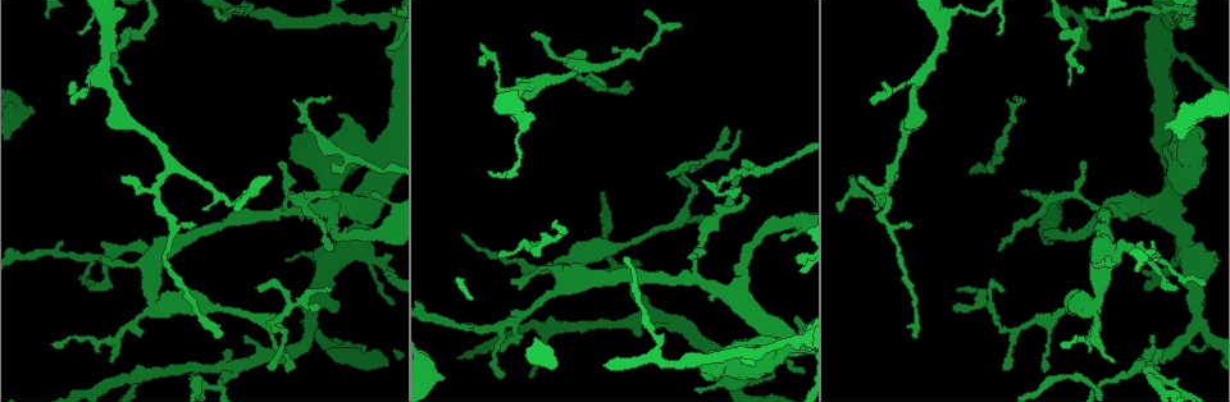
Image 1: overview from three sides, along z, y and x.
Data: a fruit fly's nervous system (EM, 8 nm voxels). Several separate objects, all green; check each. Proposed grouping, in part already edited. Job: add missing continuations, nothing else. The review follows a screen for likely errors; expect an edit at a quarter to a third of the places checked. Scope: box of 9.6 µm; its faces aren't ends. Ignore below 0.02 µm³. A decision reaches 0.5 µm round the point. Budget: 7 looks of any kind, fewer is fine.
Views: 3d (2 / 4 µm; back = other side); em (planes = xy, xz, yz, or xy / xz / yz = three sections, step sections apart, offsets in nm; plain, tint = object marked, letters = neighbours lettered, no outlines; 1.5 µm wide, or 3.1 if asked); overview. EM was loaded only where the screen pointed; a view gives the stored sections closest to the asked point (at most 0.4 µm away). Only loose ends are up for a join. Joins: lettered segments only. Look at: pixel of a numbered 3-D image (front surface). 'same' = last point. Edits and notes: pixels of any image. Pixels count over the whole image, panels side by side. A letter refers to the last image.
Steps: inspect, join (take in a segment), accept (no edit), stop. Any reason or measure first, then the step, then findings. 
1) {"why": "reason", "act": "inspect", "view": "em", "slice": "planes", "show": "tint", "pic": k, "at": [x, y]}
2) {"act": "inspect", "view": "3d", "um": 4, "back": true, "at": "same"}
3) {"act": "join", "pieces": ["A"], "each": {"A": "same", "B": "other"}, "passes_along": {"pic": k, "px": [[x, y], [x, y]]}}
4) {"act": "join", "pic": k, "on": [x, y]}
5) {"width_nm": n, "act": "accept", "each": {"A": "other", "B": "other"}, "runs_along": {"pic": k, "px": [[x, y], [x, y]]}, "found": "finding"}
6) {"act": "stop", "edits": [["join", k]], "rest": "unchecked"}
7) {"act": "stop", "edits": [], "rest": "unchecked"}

{"why": "an open end", "act": "inspect", "view": "em", "slice": "planes", "show": "letters", "pic": 1, "at": [332, 162]}

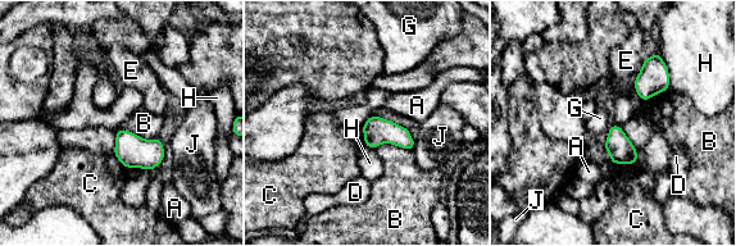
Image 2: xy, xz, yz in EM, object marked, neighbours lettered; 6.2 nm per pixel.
{"act": "accept", "each": {"A": "other", "B": "other", "C": "other", "D": "other", "E": "other", "G": "other", "H": "other", "J": "other"}, "border": {"pic": 2, "px": [[116, 132], [158, 137]]}, "found": "none of them fits"}

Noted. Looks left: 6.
{"act": "inspect", "view": "em", "slice": "yz", "step": 8, "show": "tint", "pic": 1, "at": [862, 176]}

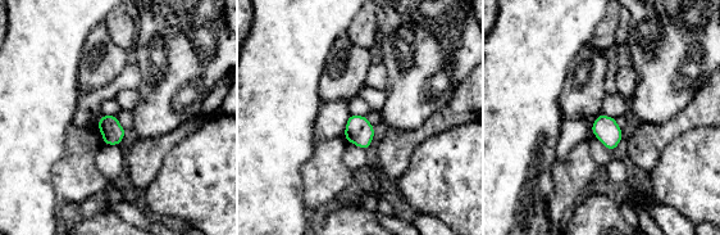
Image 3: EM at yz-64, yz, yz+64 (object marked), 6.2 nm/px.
{"act": "inspect", "view": "em", "slice": "planes", "show": "tint", "at": "same"}

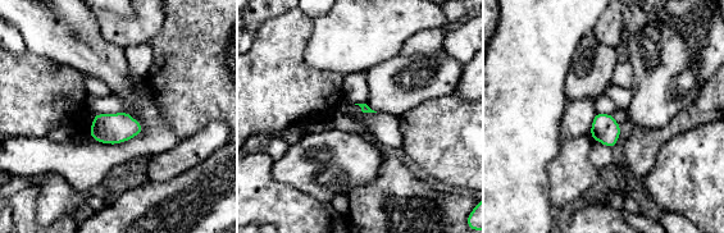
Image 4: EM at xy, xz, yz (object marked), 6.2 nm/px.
{"why": "see the neighbours", "act": "inspect", "view": "em", "slice": "planes", "show": "letters", "at": "same"}

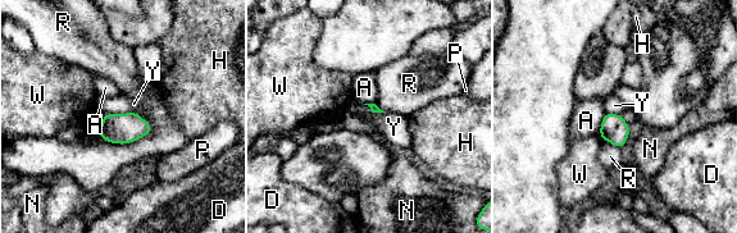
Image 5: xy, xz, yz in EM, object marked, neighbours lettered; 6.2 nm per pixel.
{"act": "accept", "each": {"A": "other", "D": "other", "H": "other", "N": "other", "P": "other", "R": "other", "W": "other", "Y": "other"}, "border": {"pic": 5, "px": [[135, 112], [104, 114]]}, "found": "none of them fits"}

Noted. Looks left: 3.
{"why": "thick end", "act": "inspect", "view": "em", "slice": "yz", "step": 4, "show": "letters", "pic": 1, "at": [444, 376]}

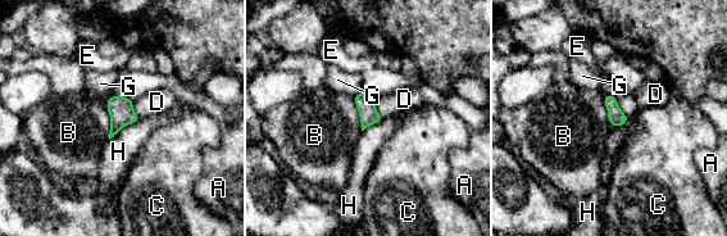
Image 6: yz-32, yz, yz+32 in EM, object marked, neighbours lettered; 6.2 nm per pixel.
{"why": "another direction", "act": "inspect", "view": "em", "slice": "planes", "show": "letters", "at": "same"}

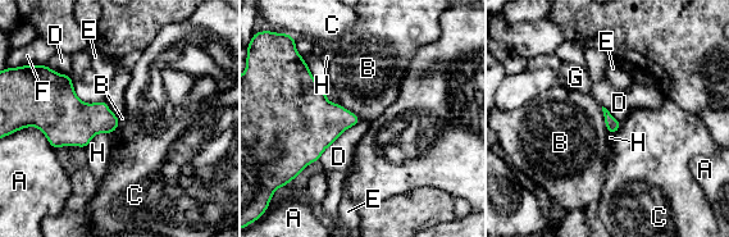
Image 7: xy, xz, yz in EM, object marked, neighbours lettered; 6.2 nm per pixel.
{"act": "accept", "each": {"A": "other", "B": "other", "C": "other", "D": "other", "E": "other", "F": "other", "G": "other", "H": "other"}, "border": {"pic": 7, "px": [[601, 106], [604, 123], [610, 133]]}, "found": "no lettered segment goes on from it"}

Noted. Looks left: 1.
{"act": "stop", "edits": [], "rest": "unchecked"}

